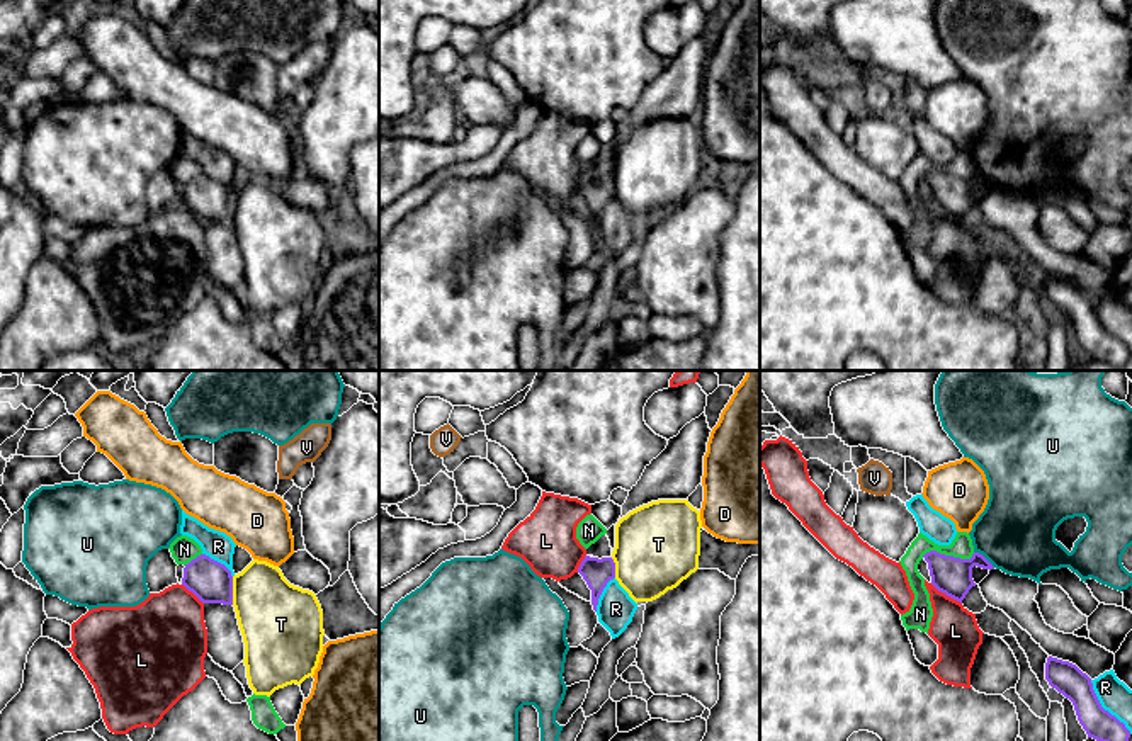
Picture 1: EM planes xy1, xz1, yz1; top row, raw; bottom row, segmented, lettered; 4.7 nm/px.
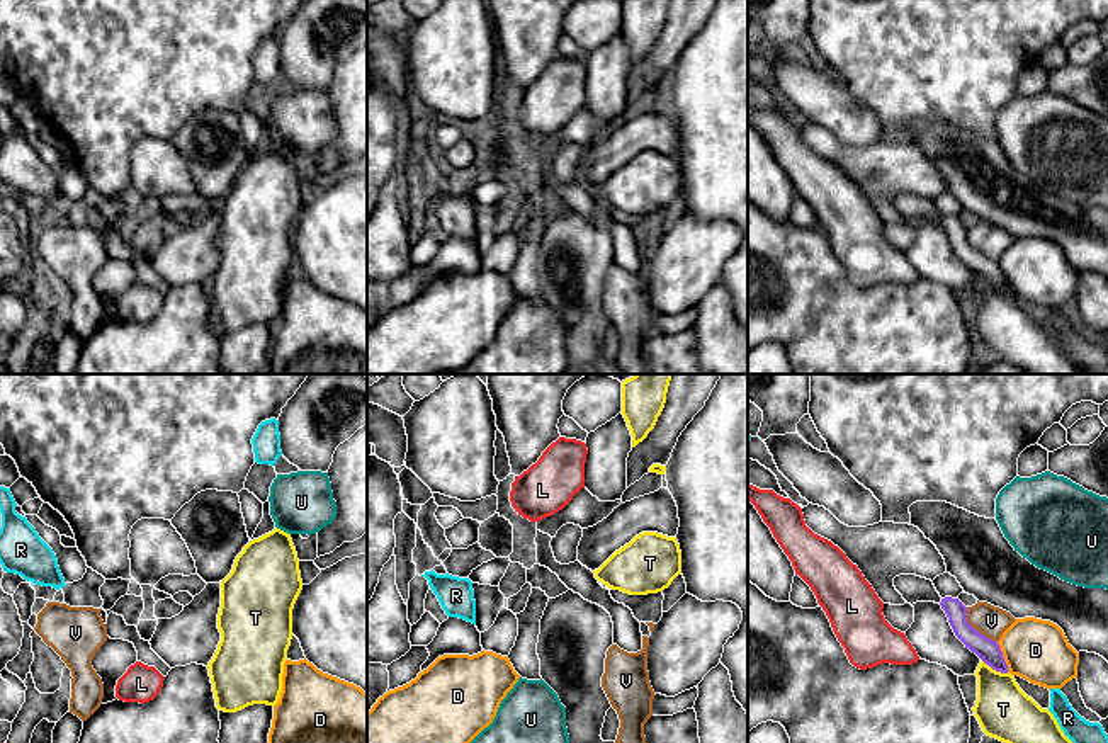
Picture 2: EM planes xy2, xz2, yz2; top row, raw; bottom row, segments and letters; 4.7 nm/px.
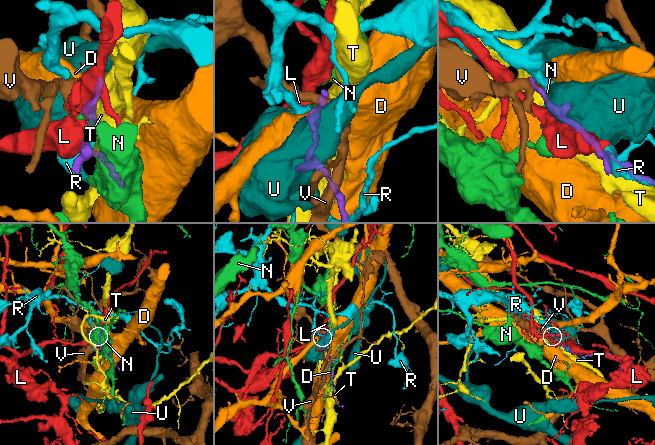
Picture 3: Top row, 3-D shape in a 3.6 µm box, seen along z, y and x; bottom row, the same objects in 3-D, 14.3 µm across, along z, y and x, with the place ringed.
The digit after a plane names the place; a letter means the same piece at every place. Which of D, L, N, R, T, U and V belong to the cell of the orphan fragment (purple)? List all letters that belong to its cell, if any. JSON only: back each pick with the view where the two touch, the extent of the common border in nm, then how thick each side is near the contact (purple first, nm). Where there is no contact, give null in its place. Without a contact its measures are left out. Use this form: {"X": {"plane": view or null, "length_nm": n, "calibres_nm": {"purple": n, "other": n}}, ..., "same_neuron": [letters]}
{"same_neuron": []}

